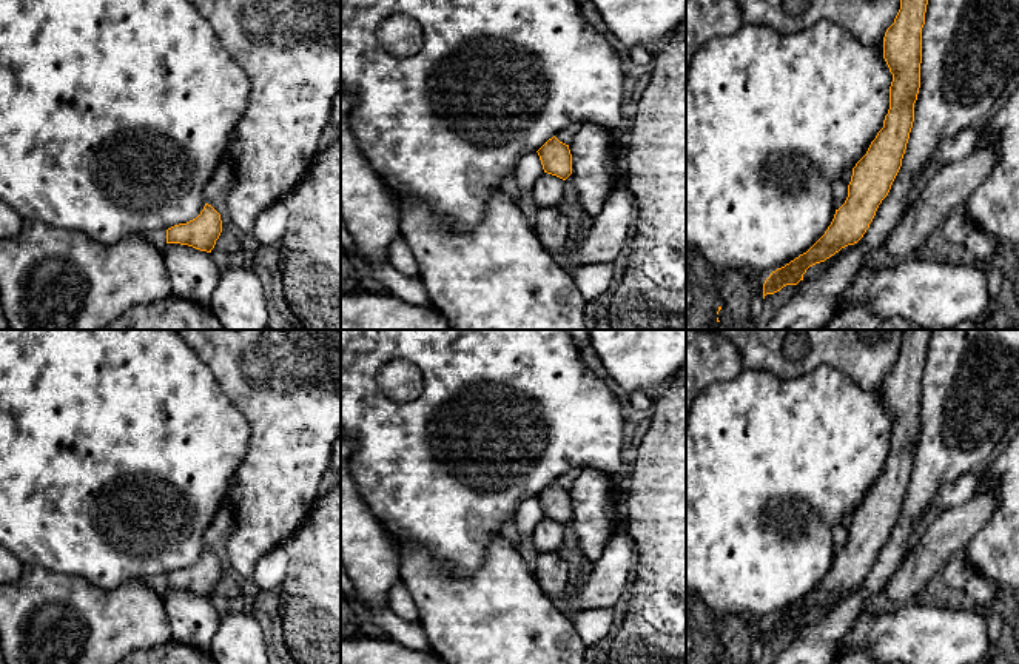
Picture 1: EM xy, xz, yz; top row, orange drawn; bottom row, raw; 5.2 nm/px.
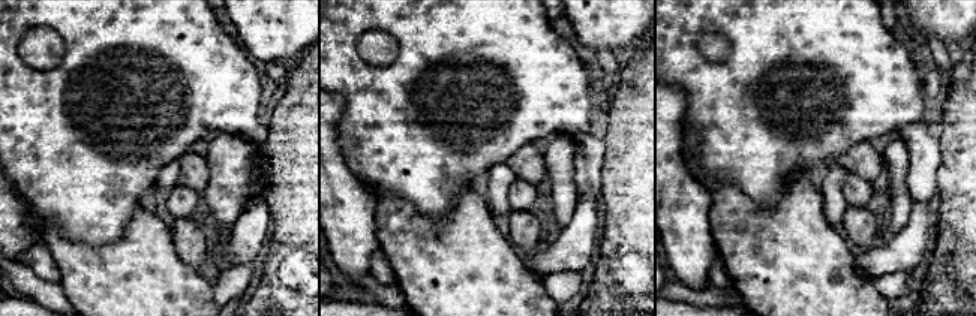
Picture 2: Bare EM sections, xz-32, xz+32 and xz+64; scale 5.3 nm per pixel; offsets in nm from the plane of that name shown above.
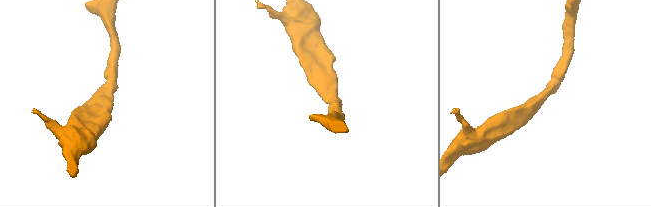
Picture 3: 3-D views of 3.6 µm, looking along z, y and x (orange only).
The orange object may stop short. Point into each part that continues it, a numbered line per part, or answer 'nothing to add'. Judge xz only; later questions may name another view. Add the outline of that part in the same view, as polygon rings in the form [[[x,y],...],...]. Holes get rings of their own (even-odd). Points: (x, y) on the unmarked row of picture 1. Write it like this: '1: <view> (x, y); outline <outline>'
nothing to add

